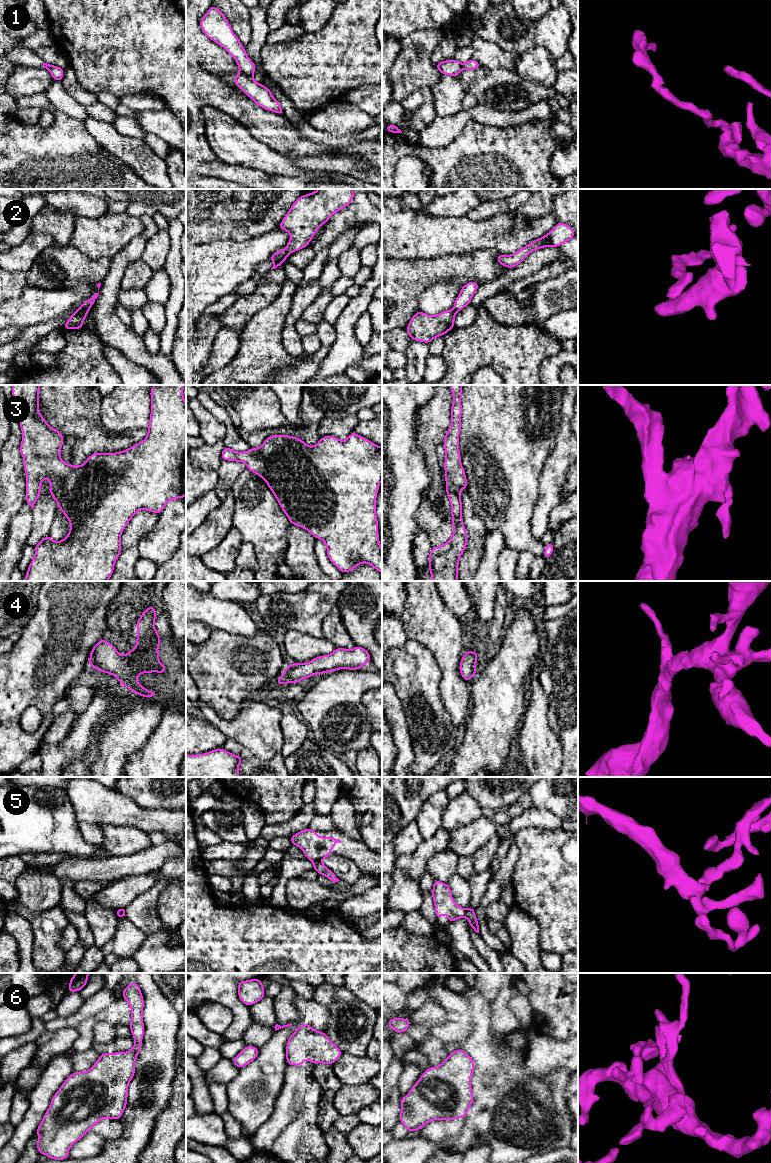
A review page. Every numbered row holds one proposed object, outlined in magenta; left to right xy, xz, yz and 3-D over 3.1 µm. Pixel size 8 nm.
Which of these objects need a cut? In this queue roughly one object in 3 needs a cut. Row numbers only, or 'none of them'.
1, 2, 5

